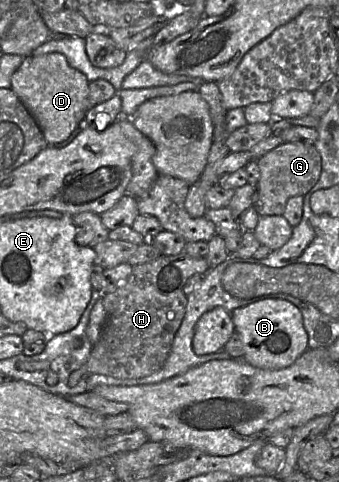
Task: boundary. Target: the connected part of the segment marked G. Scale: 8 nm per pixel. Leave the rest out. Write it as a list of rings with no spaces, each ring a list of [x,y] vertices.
[[[282,143],[257,160],[260,177],[256,184],[254,208],[260,216],[283,215],[291,197],[306,195],[318,182],[322,170],[321,156],[314,144]]]

